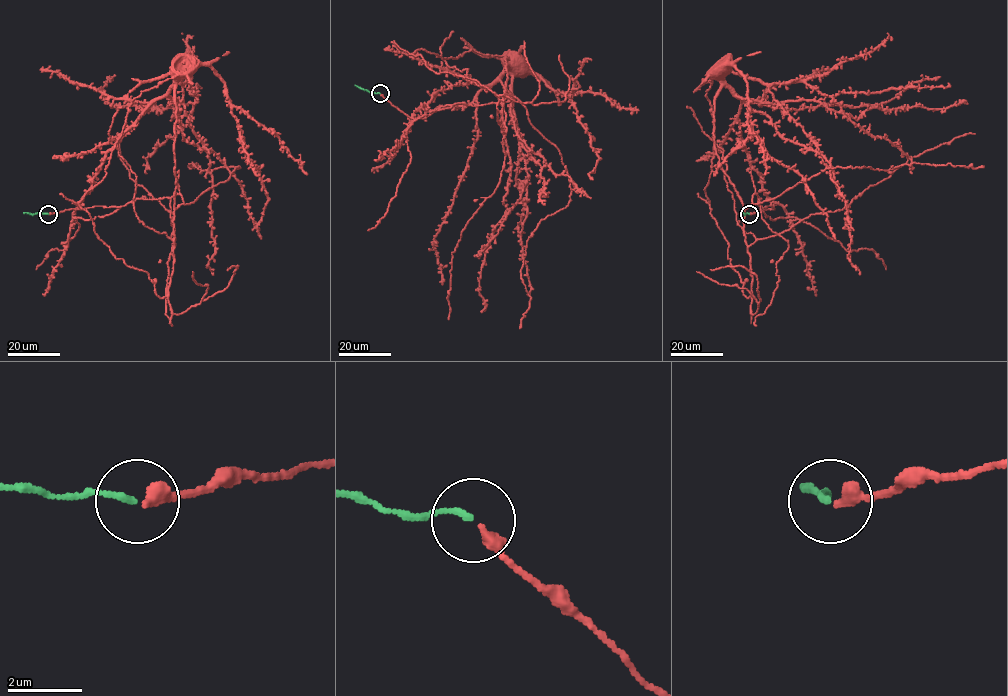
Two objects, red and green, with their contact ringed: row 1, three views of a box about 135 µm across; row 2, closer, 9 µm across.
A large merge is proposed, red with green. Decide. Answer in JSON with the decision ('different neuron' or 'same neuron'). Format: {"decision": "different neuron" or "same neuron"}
{"decision": "same neuron"}

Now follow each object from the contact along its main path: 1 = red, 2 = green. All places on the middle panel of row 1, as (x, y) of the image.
1: (380, 94), (412, 118), (436, 92), (468, 82), (492, 83), (504, 69), (507, 55)
2: (380, 93), (355, 85)

